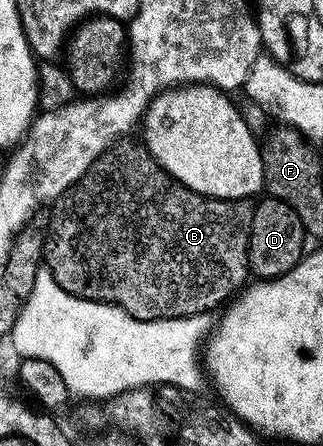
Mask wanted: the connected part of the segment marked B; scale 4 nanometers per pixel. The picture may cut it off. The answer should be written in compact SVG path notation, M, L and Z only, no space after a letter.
M121 139L112 145L93 165L88 168L78 179L75 185L70 186L61 197L51 206L52 214L46 224L46 236L44 239L43 264L54 275L58 287L75 297L81 297L87 301L101 301L107 305L122 307L134 319L162 320L190 317L199 313L211 314L220 304L231 302L245 288L250 277L248 268L248 248L250 247L250 223L254 219L255 204L251 200L231 201L230 199L218 199L207 197L190 187L186 187L181 181L175 181L164 168L153 159L152 152L147 145L139 140Z

